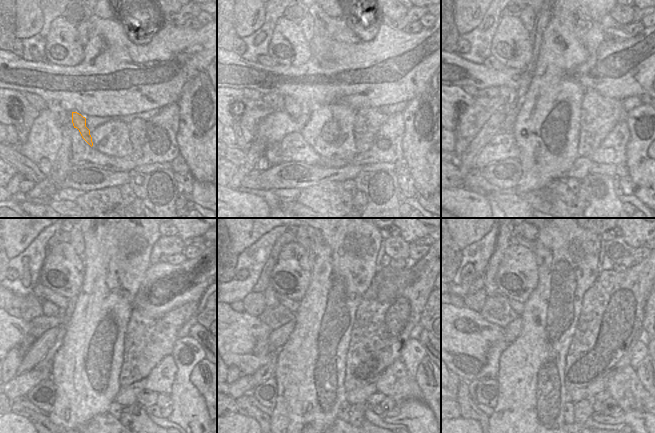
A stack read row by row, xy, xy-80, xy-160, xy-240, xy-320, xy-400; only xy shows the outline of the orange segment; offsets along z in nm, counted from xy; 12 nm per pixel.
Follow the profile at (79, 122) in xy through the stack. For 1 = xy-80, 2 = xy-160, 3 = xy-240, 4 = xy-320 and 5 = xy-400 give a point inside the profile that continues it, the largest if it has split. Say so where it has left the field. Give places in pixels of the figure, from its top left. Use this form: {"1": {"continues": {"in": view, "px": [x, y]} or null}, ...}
{"1": {"continues": {"in": "xy-80", "px": [293, 109]}}, "2": {"continues": {"in": "xy-160", "px": [508, 94]}}, "3": {"continues": {"in": "xy-240", "px": [49, 309]}}, "4": {"continues": {"in": "xy-320", "px": [270, 295]}}, "5": {"continues": {"in": "xy-400", "px": [504, 238]}}}

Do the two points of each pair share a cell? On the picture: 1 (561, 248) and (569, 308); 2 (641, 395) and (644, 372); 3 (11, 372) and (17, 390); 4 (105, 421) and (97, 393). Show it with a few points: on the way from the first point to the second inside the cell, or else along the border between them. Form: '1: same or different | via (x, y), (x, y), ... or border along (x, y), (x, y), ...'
1: same | via (570, 263), (570, 293)
2: different | border along (634, 369), (644, 388)
3: different | border along (16, 376), (10, 380)
4: different | border along (108, 411), (95, 414), (86, 422)

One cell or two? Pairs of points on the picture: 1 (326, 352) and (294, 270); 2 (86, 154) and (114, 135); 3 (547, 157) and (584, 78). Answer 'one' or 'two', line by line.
1: two
2: two
3: two

